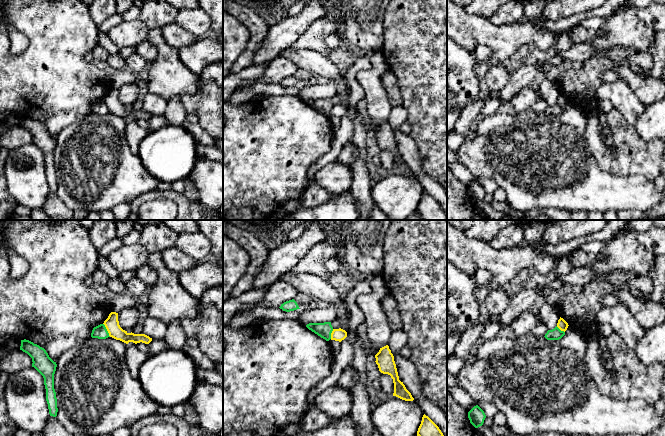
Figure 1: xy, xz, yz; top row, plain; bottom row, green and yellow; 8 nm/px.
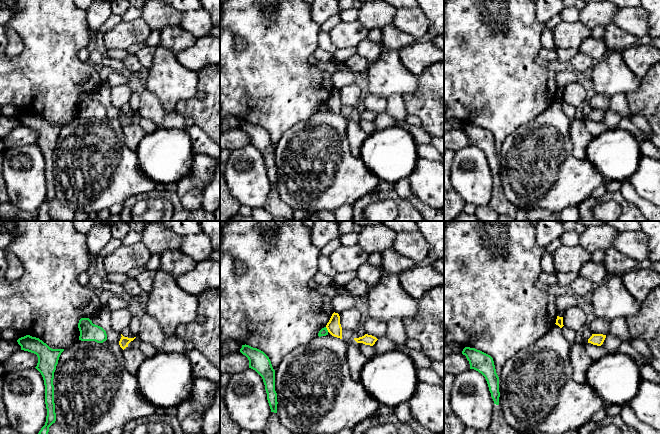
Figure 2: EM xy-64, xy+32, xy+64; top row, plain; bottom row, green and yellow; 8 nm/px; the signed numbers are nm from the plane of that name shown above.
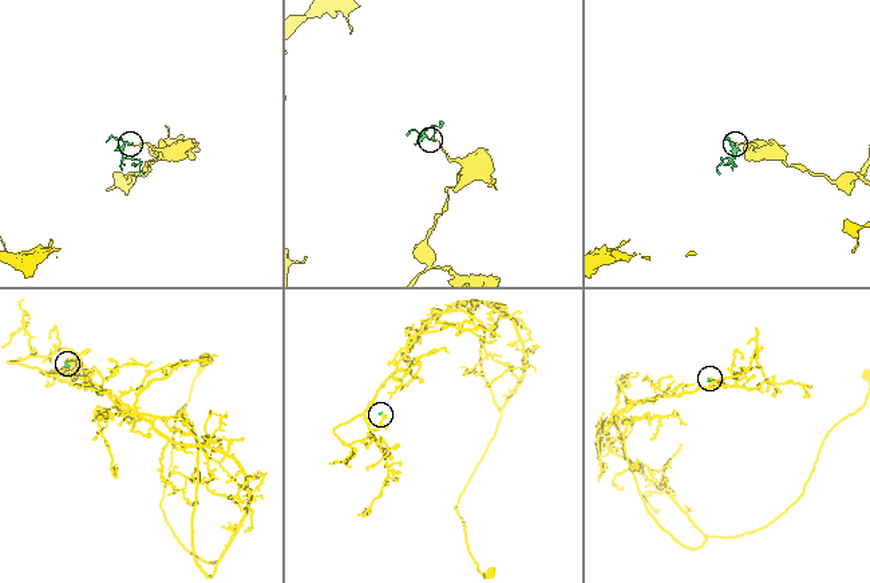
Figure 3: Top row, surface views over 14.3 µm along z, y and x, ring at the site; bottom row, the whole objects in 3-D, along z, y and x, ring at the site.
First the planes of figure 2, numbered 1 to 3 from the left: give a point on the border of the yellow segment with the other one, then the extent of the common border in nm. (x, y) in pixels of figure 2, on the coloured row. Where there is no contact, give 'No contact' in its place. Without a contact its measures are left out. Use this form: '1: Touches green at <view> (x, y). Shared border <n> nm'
1: No contact
2: Touches green at xy+32 (326, 329). Shared border 50 nm
3: No contact

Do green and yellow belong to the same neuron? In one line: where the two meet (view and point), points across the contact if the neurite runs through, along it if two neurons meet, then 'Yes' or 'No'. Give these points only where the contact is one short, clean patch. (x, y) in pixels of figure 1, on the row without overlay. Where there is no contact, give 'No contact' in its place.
Touches green at xy (106, 106). Boundary: xy (103, 99), (110, 112). No

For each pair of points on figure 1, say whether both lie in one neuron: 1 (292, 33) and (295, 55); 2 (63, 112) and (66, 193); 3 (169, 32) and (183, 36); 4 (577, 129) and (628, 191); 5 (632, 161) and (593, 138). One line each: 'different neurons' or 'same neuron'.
1: different neurons
2: different neurons
3: same neuron
4: same neuron
5: same neuron

